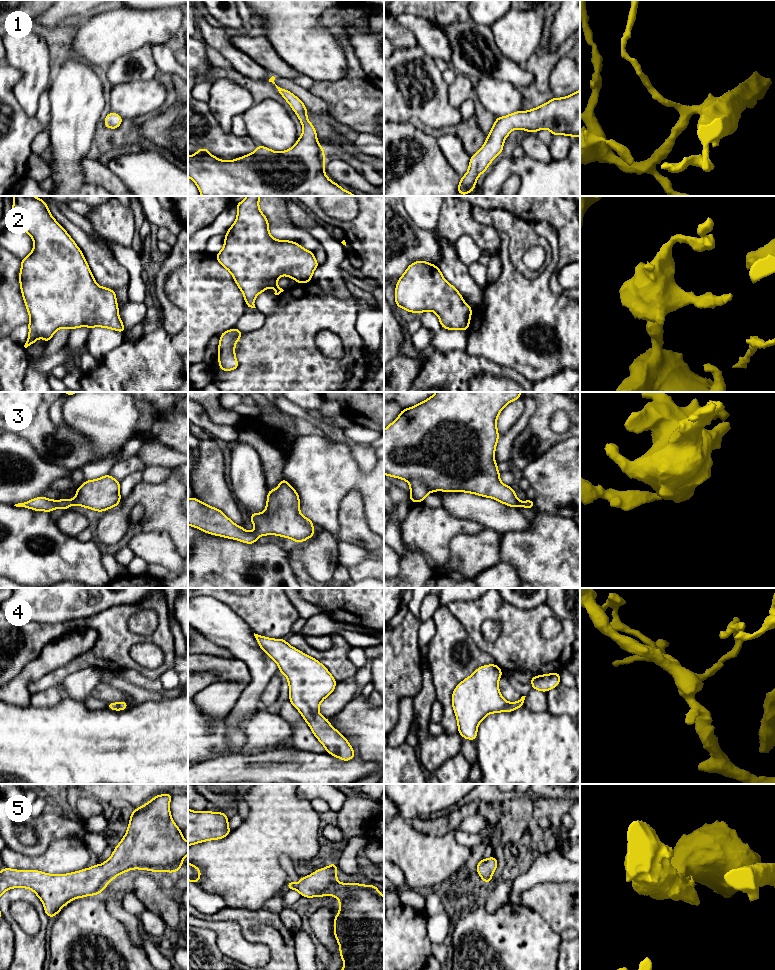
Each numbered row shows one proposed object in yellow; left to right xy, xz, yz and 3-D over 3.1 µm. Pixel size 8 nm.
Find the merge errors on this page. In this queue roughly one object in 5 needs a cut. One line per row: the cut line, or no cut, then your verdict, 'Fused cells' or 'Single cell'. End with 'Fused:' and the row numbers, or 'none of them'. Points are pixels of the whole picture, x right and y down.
1: No split. Single cell
2: No split. Single cell
3: No split. Single cell
4: No split. Single cell
5: No split. Single cell
Fused: none of them

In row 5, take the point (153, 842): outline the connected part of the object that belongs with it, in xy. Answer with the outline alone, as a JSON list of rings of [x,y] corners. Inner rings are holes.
[[[169,793],[157,795],[148,803],[132,810],[125,836],[102,865],[96,864],[69,874],[3,868],[0,871],[0,896],[11,888],[29,888],[42,901],[46,915],[51,918],[76,898],[101,894],[111,880],[131,869],[175,873],[182,867],[183,859],[188,855],[188,842],[171,817],[171,798],[172,794]]]

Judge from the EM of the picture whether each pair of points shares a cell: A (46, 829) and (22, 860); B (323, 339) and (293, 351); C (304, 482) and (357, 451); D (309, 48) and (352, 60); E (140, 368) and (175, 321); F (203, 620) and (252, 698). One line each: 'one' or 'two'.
A: two
B: two
C: two
D: two
E: two
F: one

